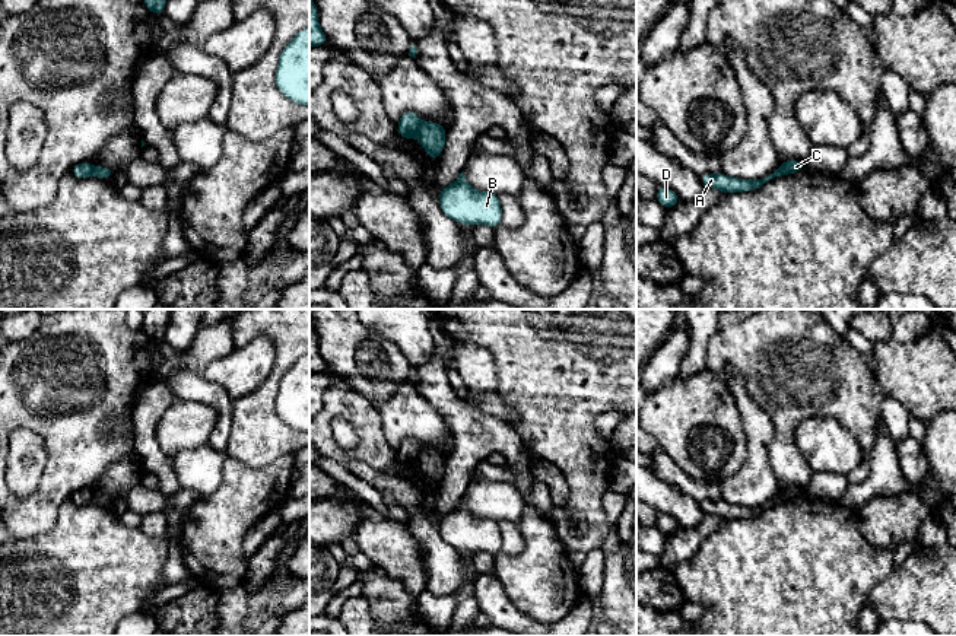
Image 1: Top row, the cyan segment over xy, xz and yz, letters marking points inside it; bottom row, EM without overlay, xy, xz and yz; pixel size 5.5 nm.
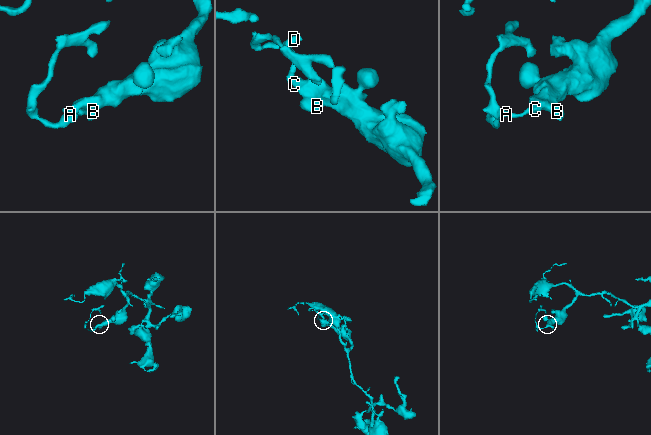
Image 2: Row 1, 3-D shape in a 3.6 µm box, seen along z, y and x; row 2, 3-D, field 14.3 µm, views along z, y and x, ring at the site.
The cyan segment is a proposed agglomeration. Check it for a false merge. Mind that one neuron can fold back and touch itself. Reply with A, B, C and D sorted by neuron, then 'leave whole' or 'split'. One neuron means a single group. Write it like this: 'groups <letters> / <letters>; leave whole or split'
groups A D / B C; split

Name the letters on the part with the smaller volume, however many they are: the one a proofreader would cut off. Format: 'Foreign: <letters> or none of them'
Foreign: A, D

